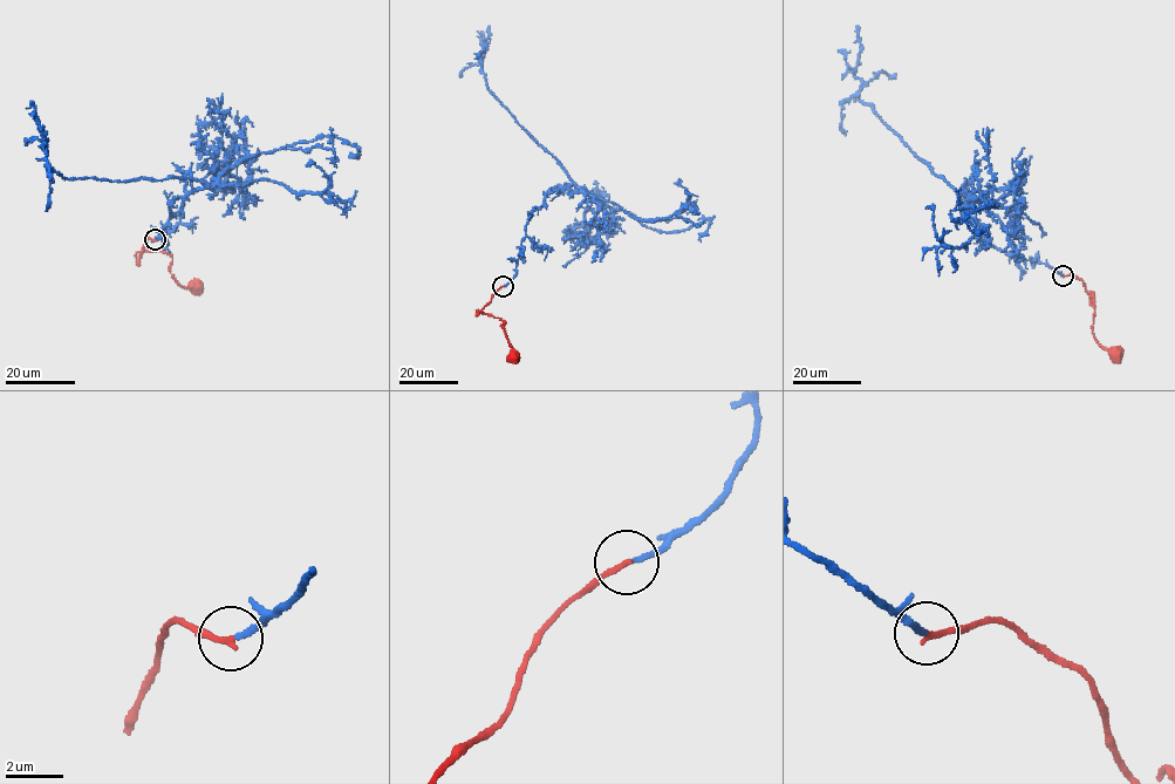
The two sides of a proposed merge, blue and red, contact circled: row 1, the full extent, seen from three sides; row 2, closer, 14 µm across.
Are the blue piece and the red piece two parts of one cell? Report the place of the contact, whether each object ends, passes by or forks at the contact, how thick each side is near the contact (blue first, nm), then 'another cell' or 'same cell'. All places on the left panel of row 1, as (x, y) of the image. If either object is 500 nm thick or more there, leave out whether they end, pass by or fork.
(155, 239) | blue ends | red ends | 180/220 nm | same cell

